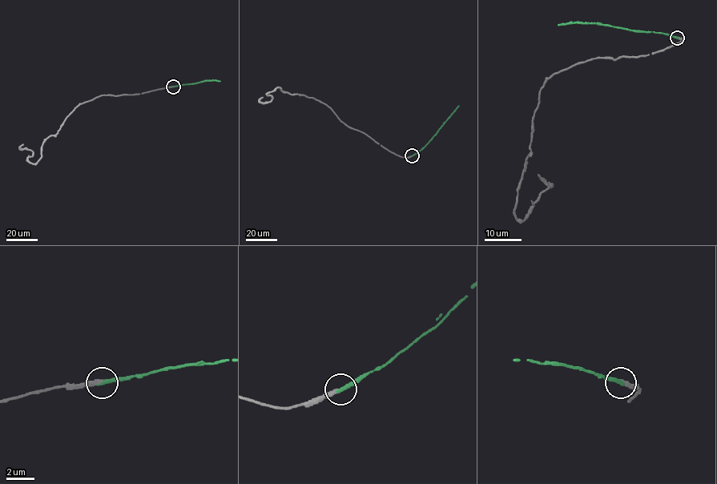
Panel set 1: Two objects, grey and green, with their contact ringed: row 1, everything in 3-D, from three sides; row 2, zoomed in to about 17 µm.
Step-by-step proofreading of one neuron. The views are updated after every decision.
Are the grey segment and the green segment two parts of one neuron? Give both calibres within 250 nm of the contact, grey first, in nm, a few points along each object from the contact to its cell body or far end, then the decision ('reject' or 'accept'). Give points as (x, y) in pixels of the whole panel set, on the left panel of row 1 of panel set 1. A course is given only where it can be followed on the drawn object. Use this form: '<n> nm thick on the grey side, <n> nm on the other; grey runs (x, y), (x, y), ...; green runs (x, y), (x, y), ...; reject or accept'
320 nm thick on the grey side, 300 nm on the other; grey runs (173, 86), (102, 94), (81, 103), (43, 142), (35, 163), (27, 160), (33, 151), (19, 147), (23, 144); green runs (173, 86), (207, 80), (219, 81); accept

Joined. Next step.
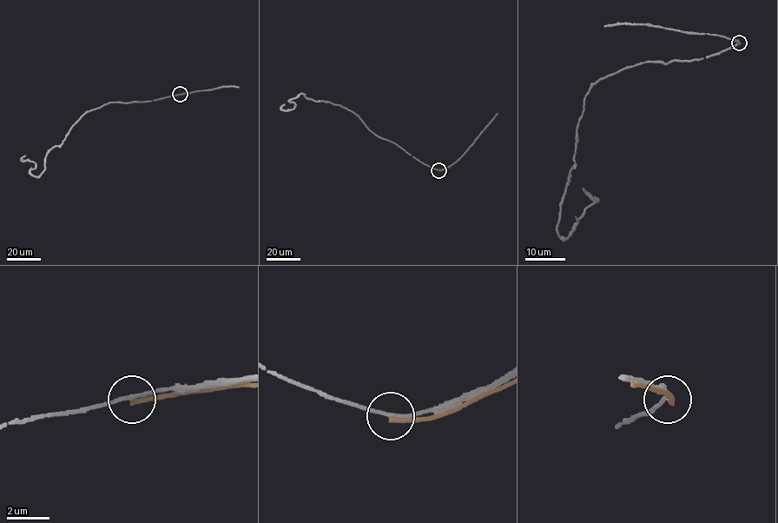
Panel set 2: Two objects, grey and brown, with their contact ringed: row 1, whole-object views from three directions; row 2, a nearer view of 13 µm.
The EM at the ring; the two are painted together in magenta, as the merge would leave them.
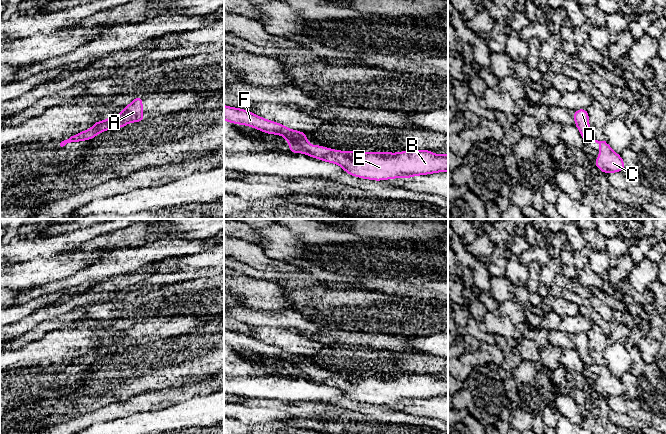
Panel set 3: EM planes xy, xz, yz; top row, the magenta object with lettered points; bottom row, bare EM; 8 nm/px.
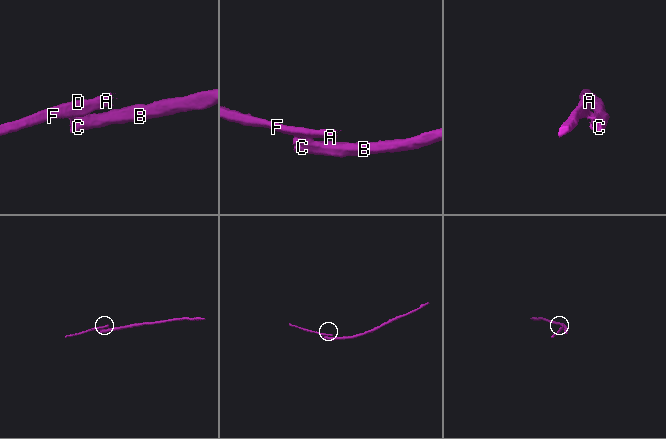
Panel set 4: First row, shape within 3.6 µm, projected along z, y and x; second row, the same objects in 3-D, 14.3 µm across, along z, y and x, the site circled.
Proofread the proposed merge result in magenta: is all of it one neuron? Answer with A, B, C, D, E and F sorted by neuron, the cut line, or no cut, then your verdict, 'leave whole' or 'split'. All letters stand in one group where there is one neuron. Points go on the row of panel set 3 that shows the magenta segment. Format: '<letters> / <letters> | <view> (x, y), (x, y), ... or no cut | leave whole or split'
A D F / B C E | xz (303, 137), (286, 139) | split

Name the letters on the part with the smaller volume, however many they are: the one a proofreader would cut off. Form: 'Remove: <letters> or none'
Remove: A, D, F

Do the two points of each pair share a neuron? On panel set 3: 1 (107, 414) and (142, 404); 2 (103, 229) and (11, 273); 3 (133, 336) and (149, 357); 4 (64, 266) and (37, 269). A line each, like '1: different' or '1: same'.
1: same
2: different
3: different
4: same

